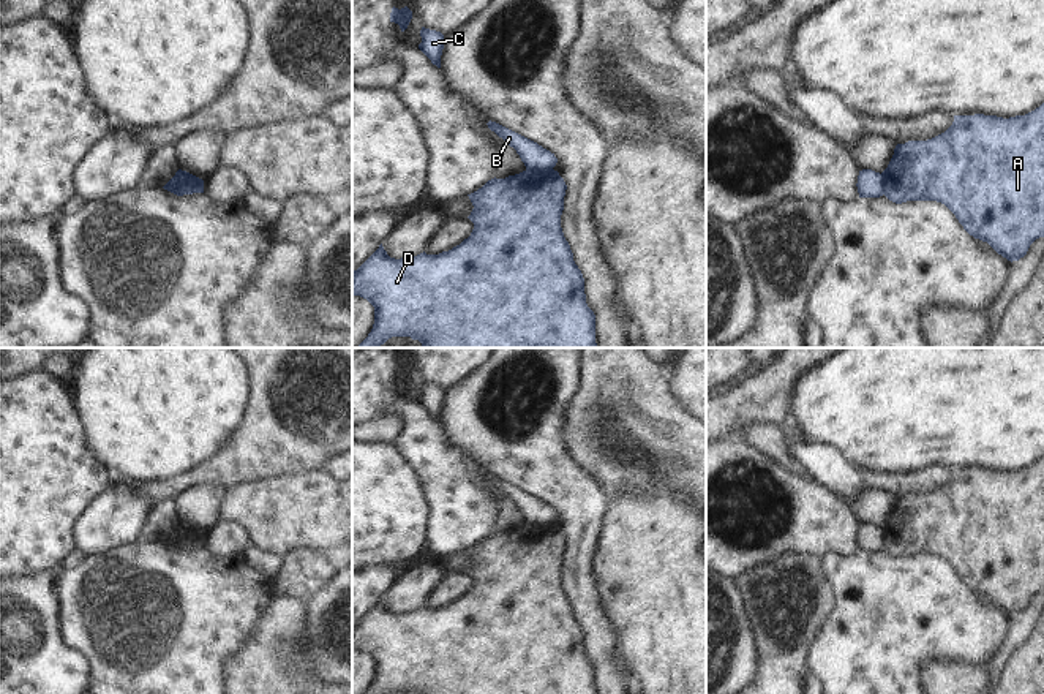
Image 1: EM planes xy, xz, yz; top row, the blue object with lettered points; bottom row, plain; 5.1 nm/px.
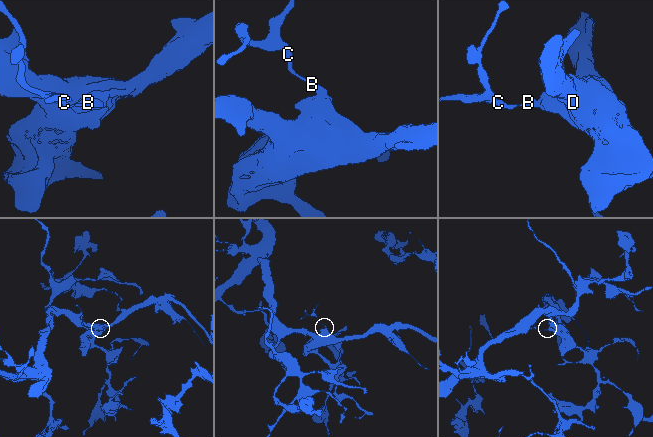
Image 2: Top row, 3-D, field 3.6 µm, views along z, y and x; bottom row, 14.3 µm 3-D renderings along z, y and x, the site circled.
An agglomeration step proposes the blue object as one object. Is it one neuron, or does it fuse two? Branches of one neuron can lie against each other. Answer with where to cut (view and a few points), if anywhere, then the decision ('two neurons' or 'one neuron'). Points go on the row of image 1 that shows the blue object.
cut xy (168, 188), (174, 184), (191, 181), (202, 190); two neurons

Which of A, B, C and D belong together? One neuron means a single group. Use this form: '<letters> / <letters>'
A D / B C

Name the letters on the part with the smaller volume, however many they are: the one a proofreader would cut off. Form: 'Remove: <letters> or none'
Remove: B, C

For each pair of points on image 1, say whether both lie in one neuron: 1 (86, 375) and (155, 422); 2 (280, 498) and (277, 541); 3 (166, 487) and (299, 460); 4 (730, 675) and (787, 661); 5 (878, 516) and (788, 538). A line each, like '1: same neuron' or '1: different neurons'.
1: same neuron
2: same neuron
3: same neuron
4: different neurons
5: different neurons

